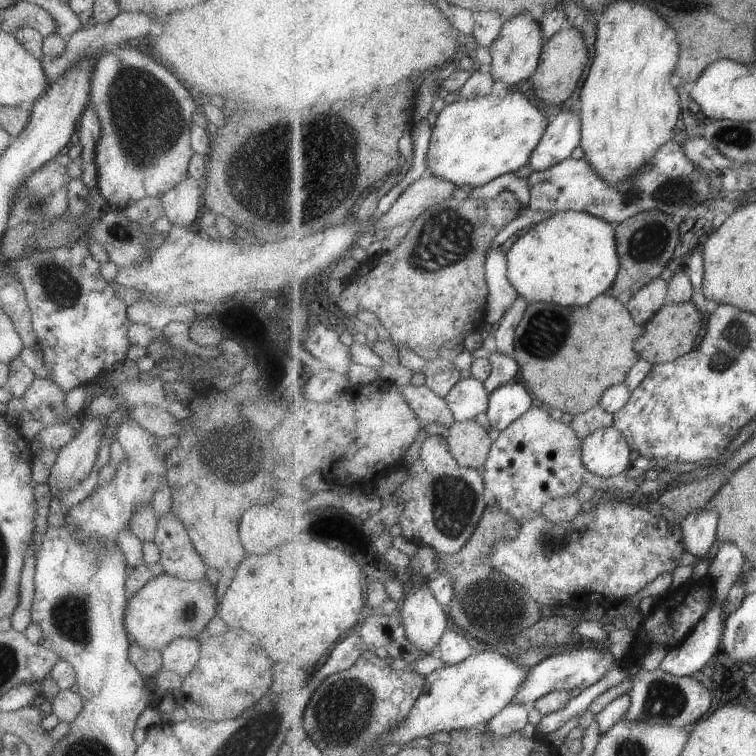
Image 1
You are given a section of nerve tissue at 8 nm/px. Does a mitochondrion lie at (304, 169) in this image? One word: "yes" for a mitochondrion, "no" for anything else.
yes

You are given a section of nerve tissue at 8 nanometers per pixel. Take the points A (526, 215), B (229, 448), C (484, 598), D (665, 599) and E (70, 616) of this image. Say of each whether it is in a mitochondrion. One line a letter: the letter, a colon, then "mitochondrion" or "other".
A: other
B: mitochondrion
C: mitochondrion
D: other
E: mitochondrion

